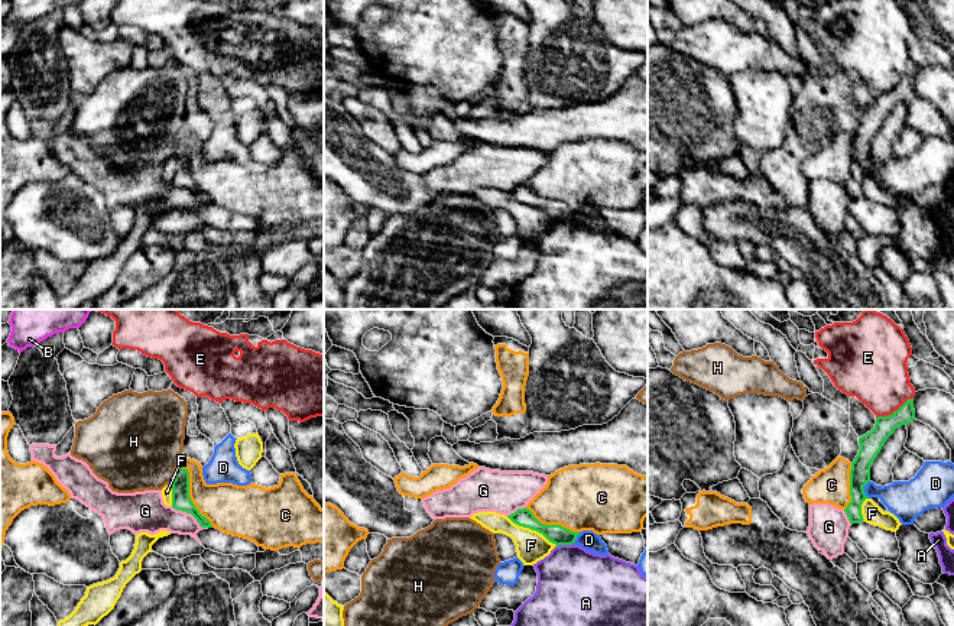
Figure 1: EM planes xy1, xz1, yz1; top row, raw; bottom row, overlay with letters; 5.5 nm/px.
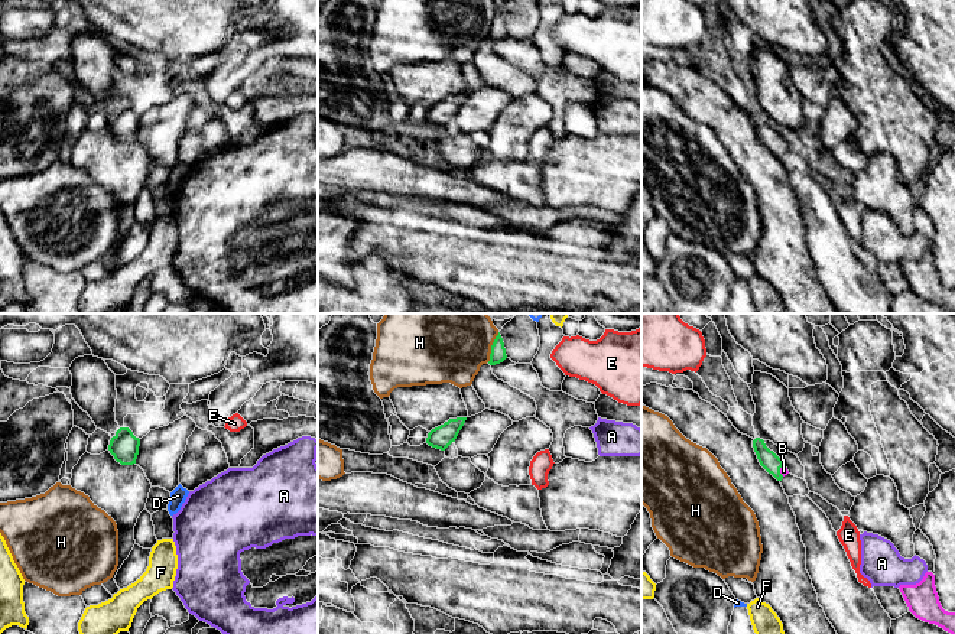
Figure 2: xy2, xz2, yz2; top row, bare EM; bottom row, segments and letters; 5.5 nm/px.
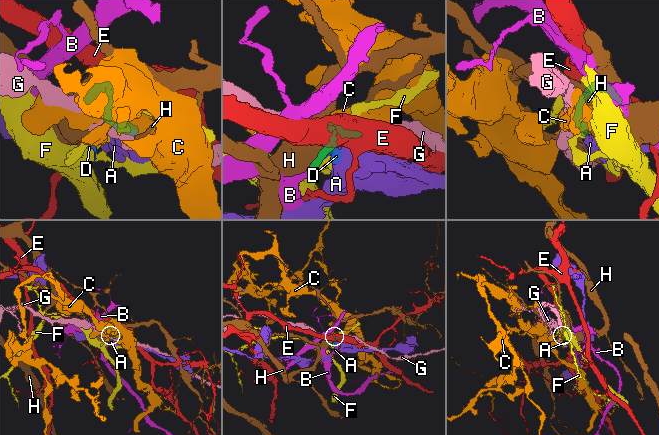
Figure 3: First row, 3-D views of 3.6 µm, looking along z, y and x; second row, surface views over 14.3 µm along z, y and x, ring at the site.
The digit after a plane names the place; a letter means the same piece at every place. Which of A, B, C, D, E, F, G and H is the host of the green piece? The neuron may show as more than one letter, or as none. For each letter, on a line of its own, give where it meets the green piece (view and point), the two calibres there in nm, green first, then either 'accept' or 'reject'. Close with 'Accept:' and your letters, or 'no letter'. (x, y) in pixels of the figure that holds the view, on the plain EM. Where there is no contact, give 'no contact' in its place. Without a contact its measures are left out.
A: xz1 (564, 220) | 110/440 nm | reject
B: yz2 (779, 148) | 100/50 nm | accept
C: xy1 (188, 171) | 110/260 nm | reject
D: yz1 (863, 165) | 120/220 nm | reject
E: yz1 (895, 87) | 130/360 nm | reject
F: xz1 (532, 206) | 110/170 nm | reject
G: xy1 (190, 188) | 110/220 nm | reject
H: xz2 (491, 23) | 90/340 nm | reject
Accept: B

